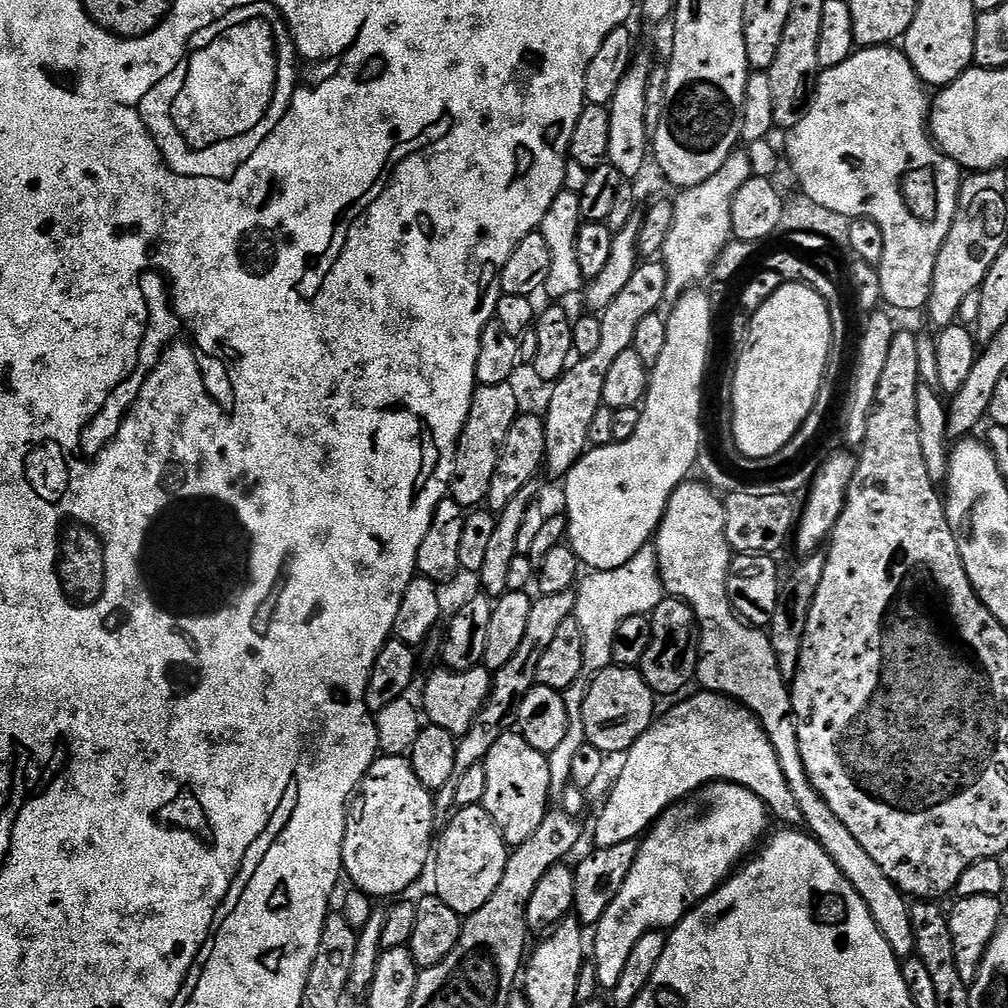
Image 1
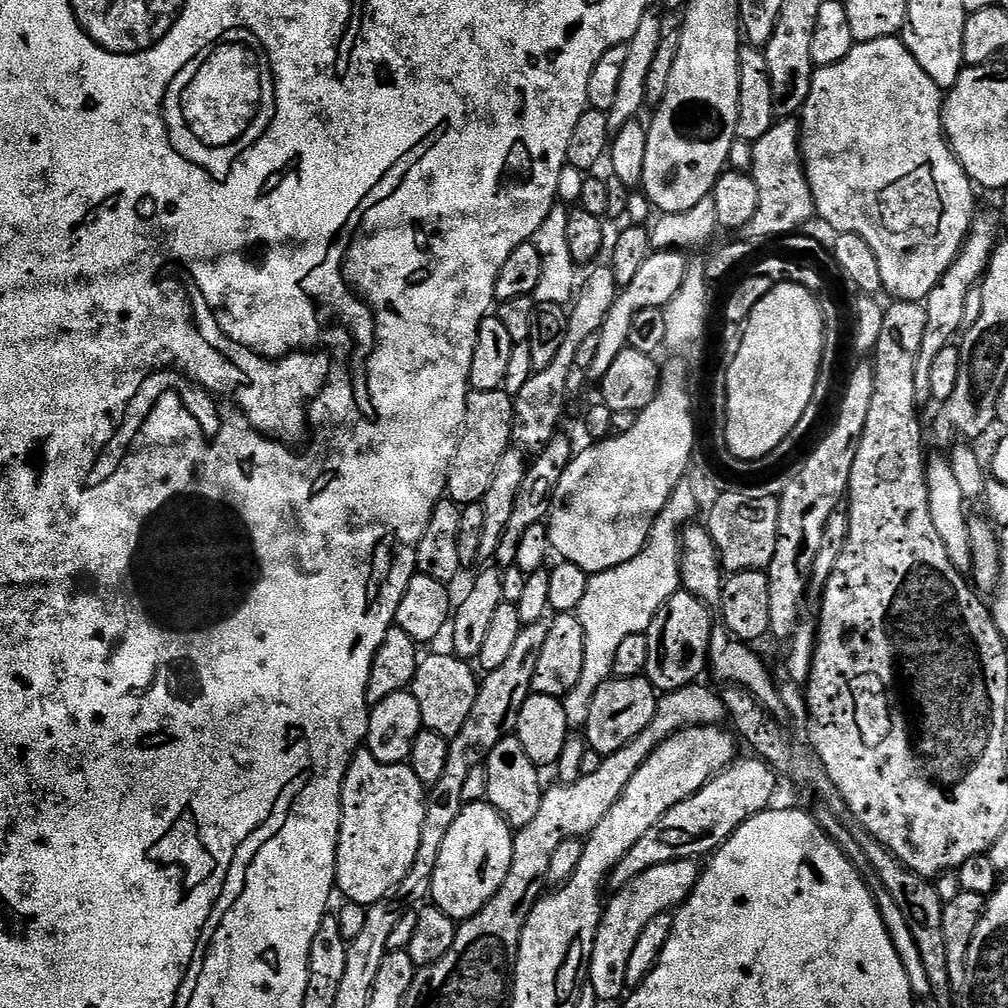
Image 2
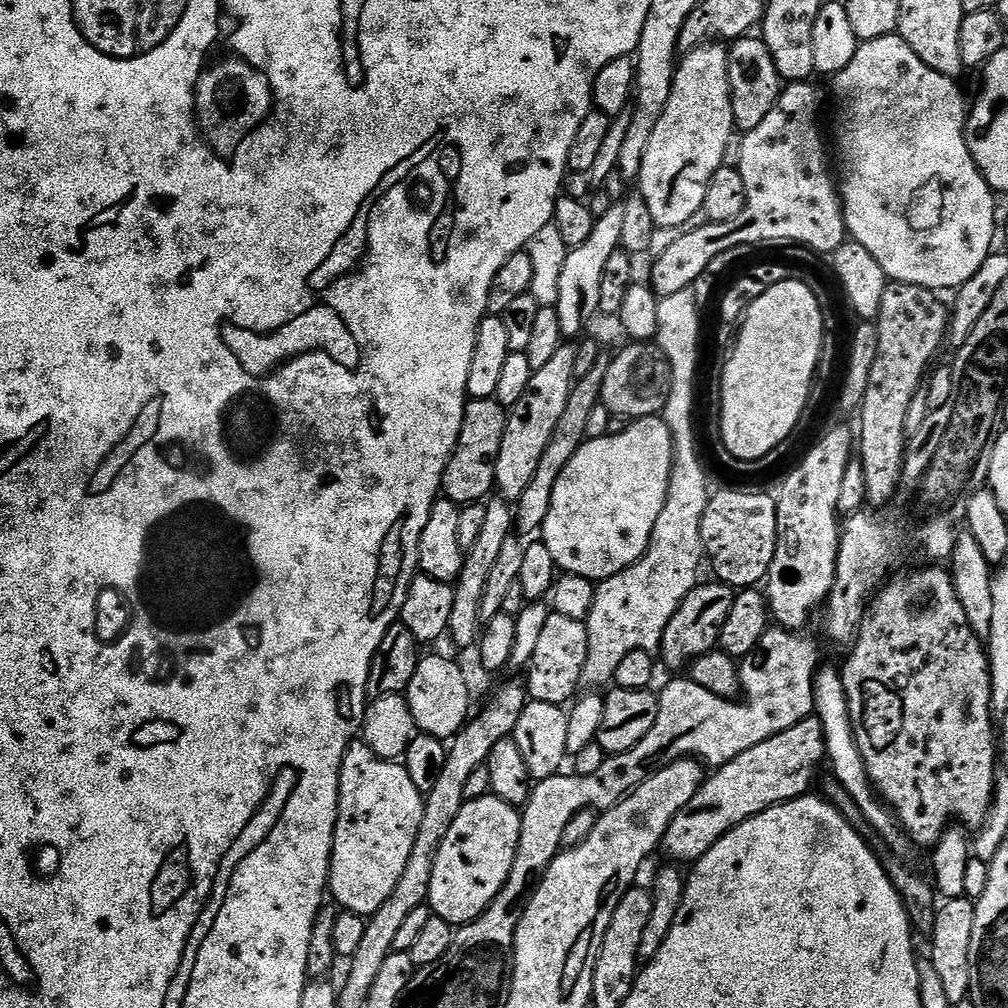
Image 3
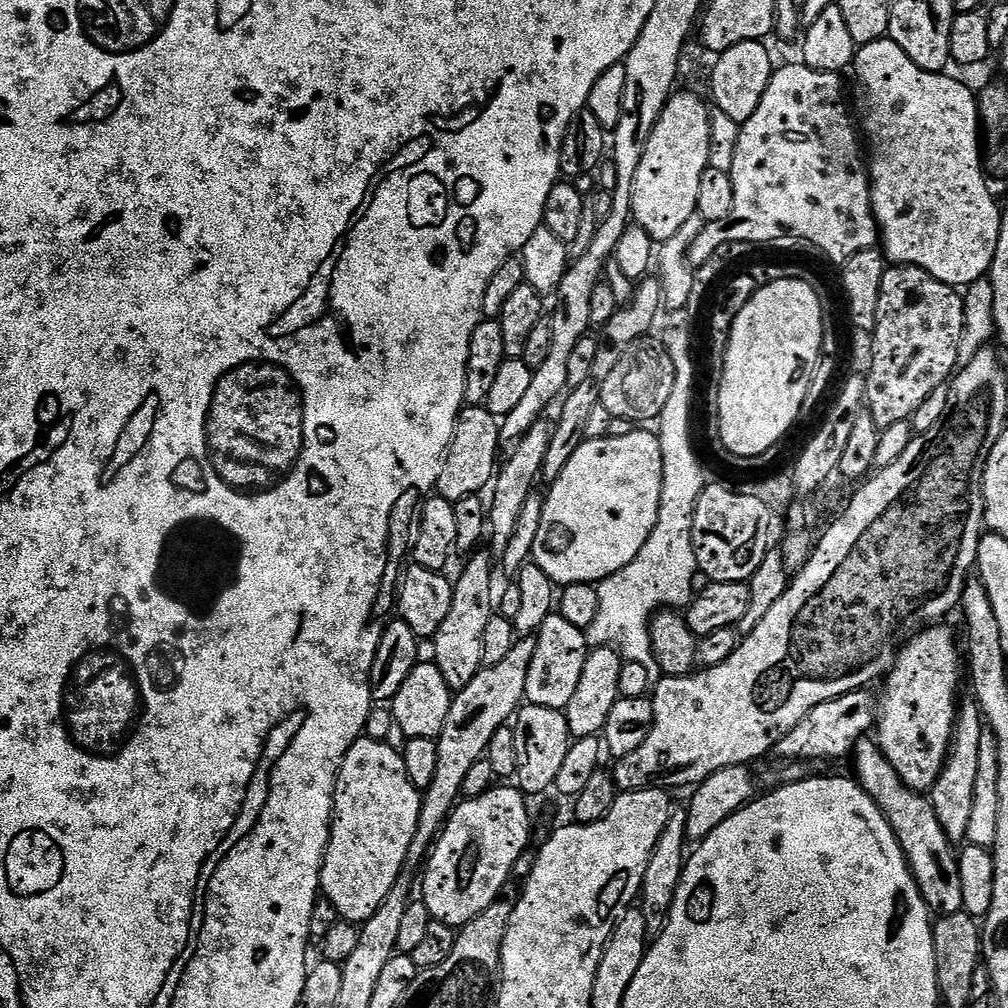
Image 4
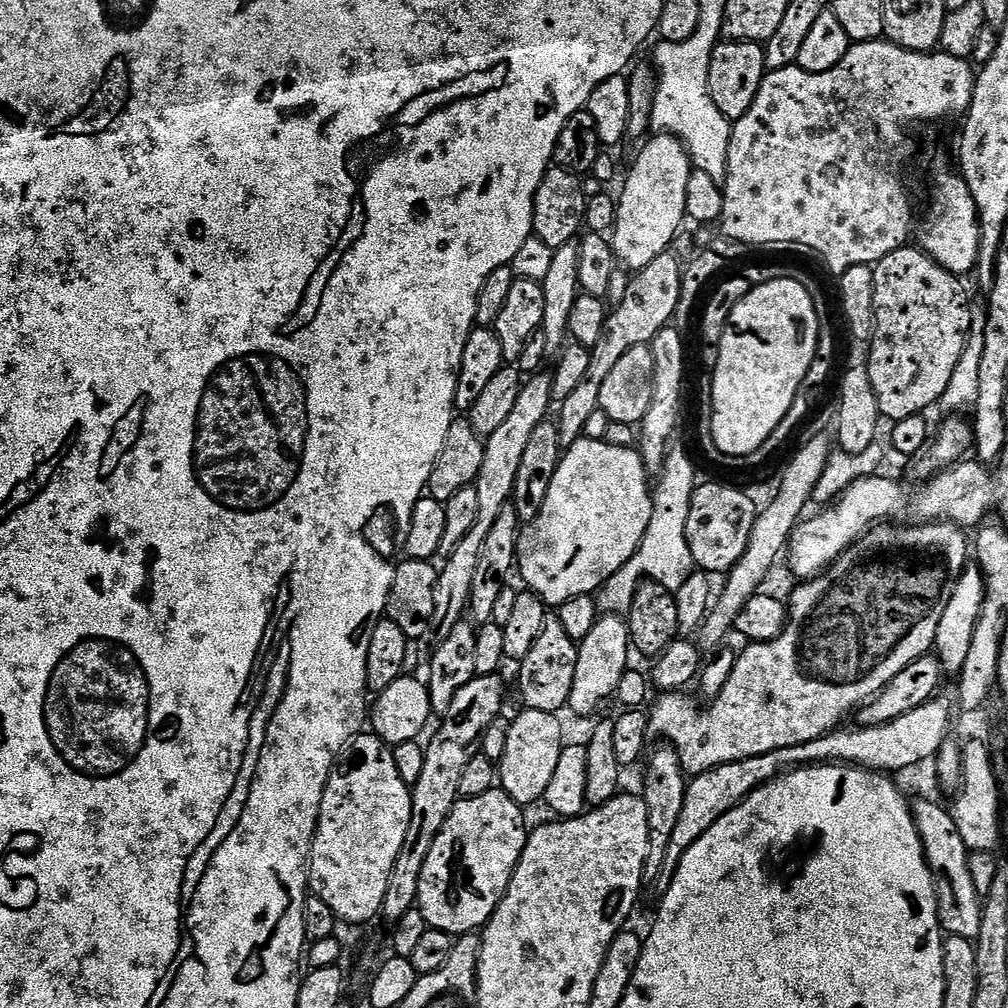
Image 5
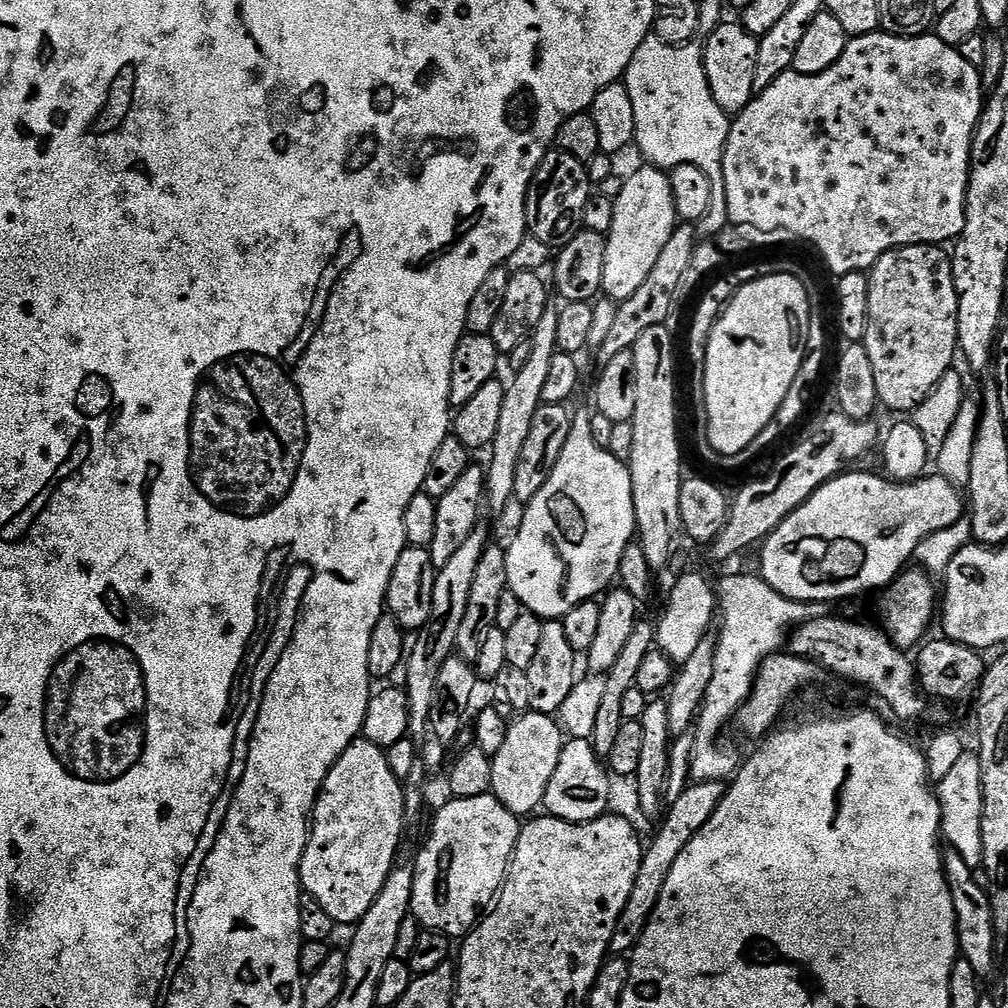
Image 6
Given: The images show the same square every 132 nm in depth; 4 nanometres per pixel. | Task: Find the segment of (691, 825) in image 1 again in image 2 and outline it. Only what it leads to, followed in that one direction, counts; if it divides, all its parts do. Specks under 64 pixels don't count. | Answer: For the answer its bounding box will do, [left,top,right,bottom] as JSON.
[587,859,702,1001]

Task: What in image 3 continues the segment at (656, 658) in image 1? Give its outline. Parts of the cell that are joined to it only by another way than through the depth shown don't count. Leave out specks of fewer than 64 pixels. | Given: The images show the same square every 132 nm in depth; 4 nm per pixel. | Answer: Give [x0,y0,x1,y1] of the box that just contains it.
[658,583,736,668]

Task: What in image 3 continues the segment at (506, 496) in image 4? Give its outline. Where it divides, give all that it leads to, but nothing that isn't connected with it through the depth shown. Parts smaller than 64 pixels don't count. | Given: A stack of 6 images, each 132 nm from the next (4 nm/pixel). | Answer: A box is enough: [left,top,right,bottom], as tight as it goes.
[495,342,577,502]

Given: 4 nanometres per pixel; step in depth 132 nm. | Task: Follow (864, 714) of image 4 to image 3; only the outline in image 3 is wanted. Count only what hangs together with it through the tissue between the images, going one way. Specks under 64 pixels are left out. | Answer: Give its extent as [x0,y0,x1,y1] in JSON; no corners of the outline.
[662,718,825,862]

